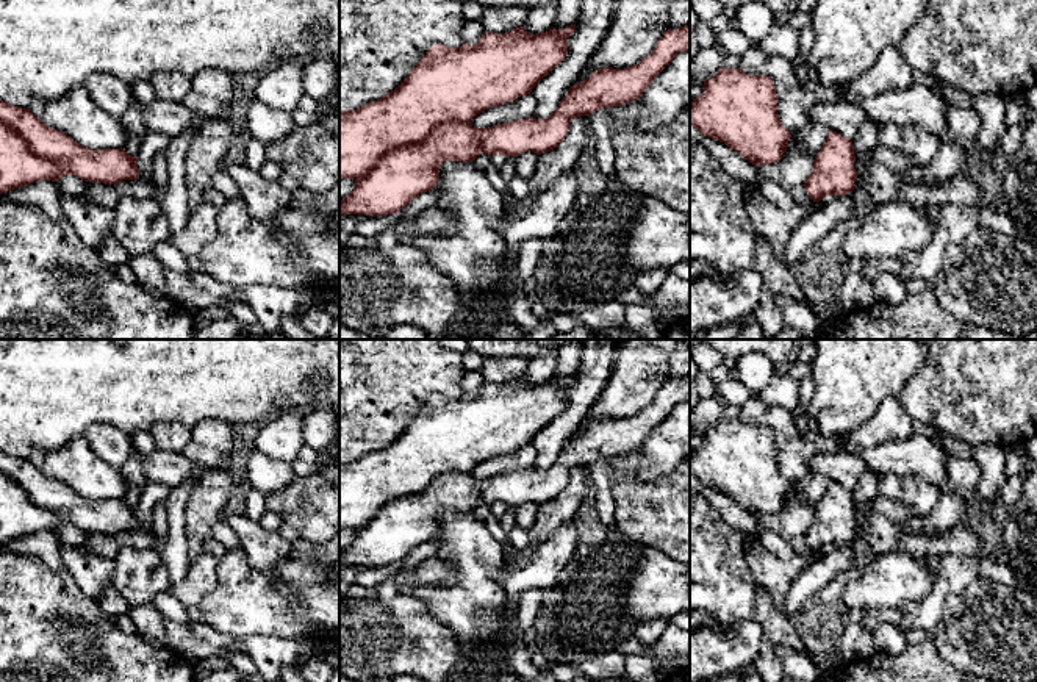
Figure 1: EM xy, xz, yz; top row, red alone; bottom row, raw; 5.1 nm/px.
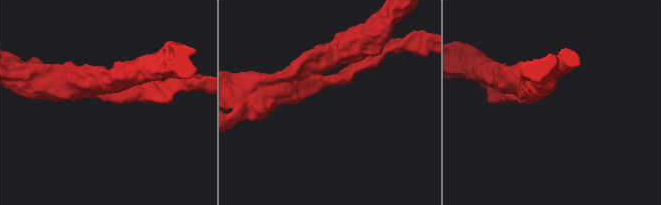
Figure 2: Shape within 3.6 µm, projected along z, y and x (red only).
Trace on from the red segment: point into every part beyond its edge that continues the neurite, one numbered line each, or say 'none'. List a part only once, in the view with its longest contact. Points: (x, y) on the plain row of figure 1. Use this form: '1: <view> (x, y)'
none

